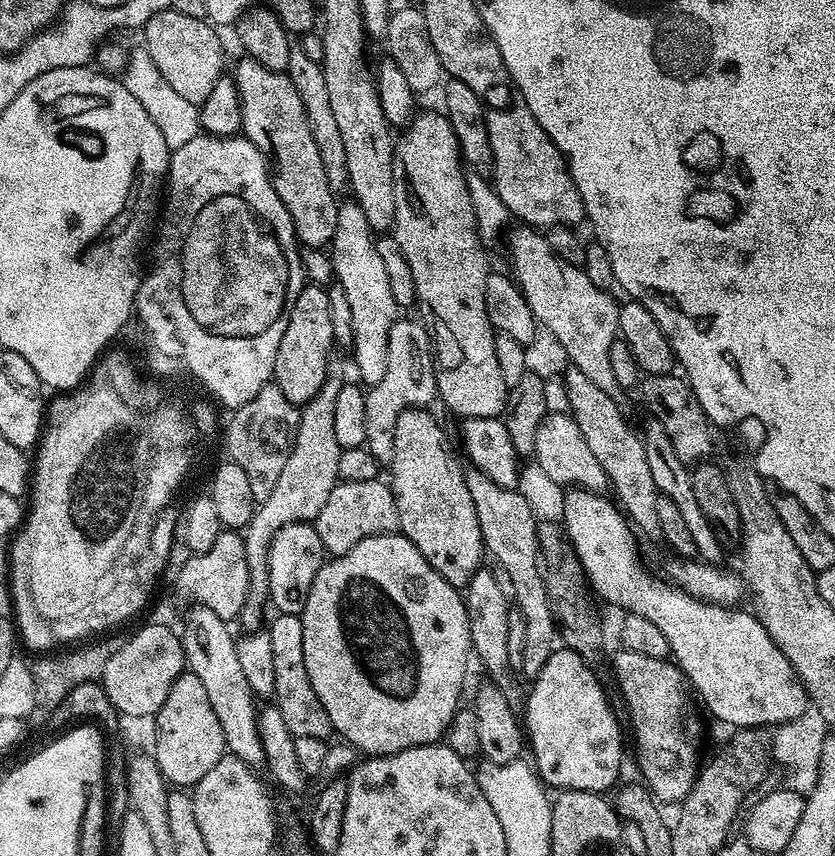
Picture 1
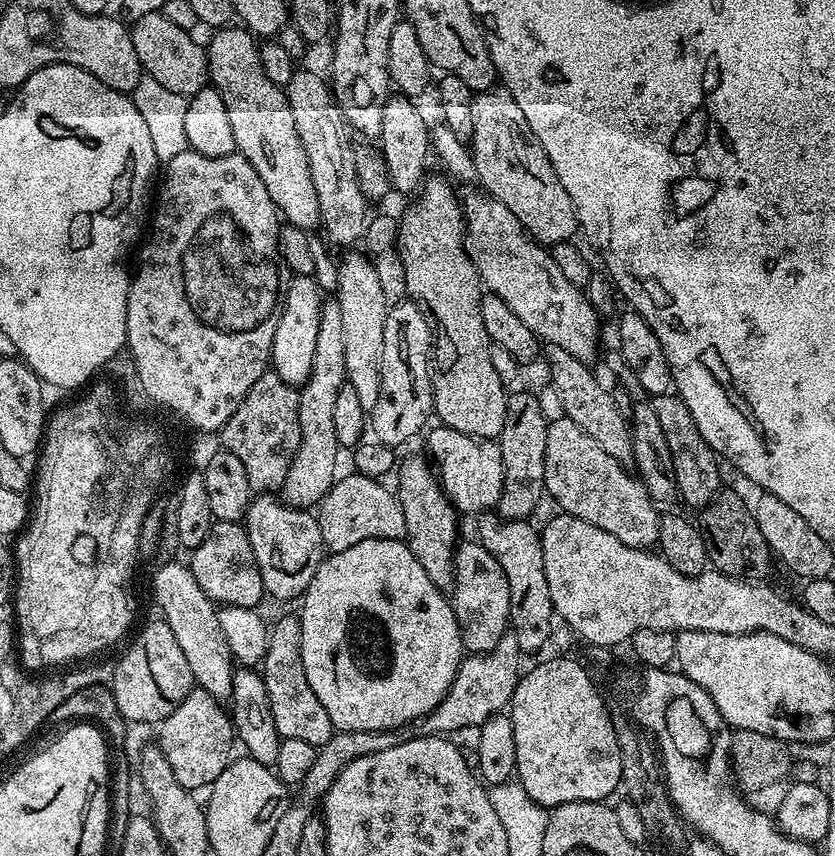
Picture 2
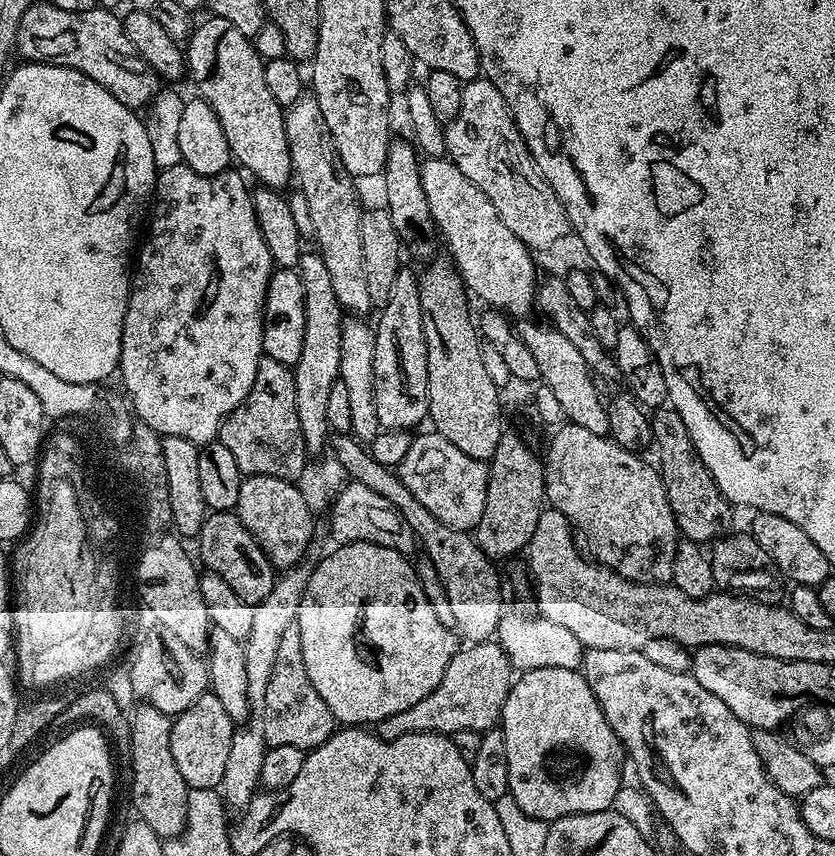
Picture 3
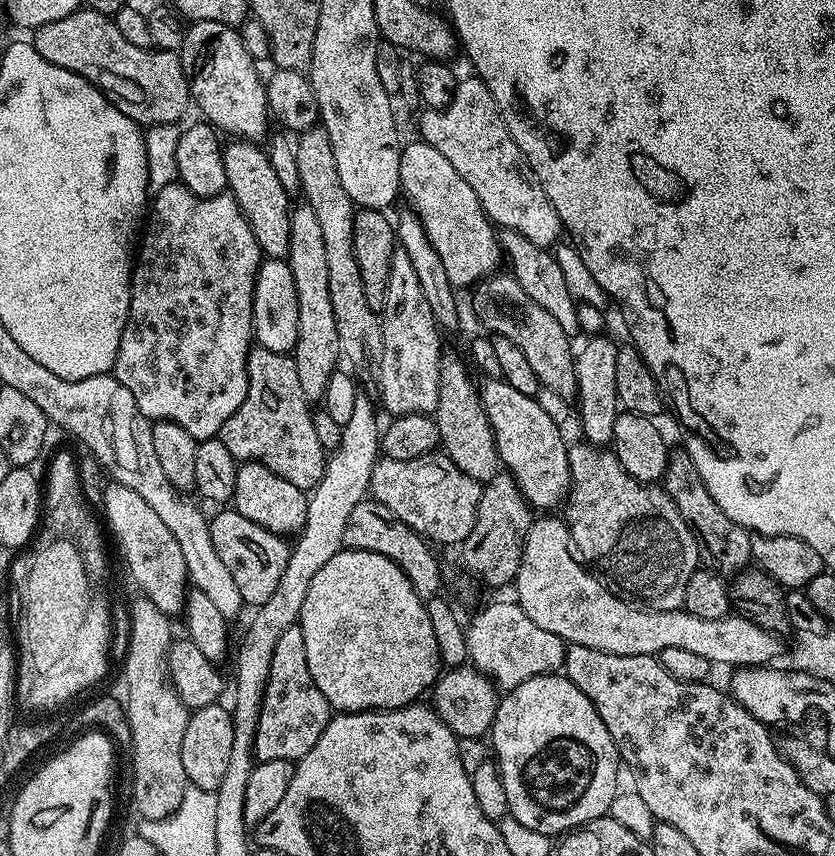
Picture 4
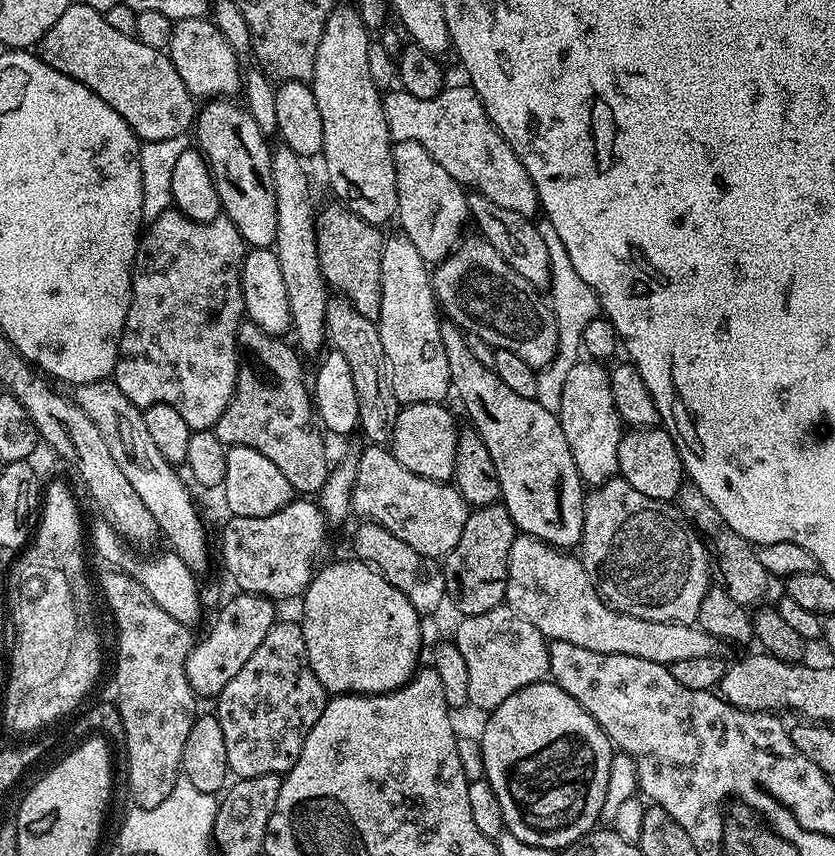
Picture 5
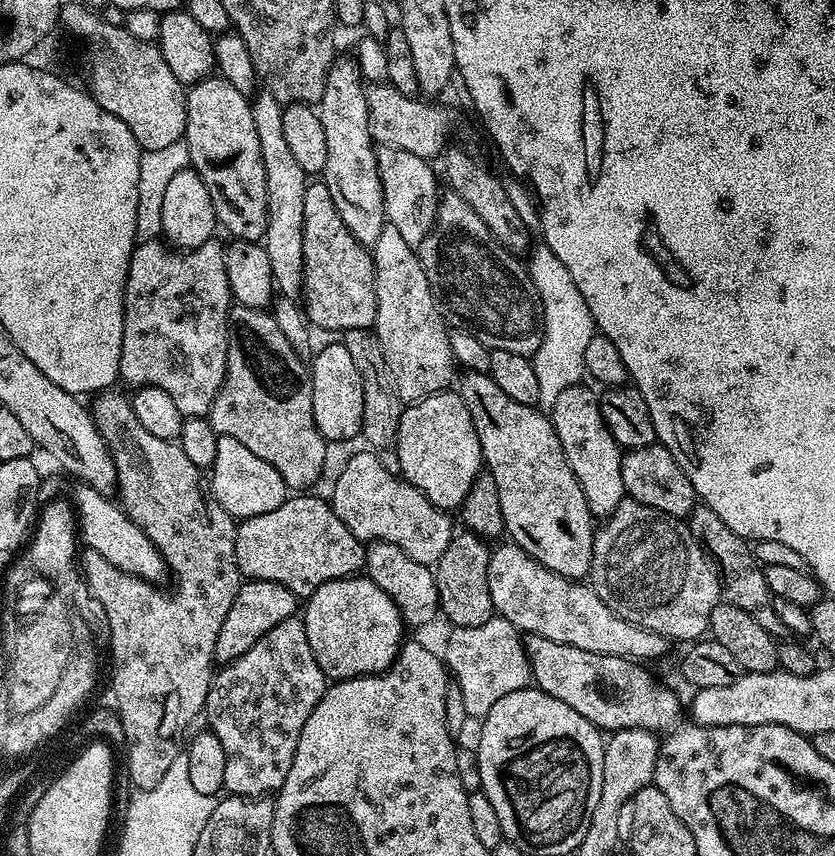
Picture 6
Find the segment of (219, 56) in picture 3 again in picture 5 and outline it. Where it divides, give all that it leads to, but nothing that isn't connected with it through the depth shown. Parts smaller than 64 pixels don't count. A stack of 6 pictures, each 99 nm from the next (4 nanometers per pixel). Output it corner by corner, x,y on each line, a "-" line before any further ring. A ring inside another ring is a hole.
211,19
175,21
166,51
174,70
178,70
178,78
186,82
186,90
193,98
232,98
241,91
241,57

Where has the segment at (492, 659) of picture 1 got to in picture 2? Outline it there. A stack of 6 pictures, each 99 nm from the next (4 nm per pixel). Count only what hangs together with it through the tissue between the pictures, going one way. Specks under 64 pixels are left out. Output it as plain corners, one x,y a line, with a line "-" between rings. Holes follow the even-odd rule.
461,541
455,554
455,590
450,597
467,653
487,655
508,631
509,583
498,560
479,541

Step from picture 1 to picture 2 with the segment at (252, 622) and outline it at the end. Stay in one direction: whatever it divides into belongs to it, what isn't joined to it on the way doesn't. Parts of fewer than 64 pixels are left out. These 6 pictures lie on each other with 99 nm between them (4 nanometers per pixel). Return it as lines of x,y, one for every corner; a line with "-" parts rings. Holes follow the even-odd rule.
328,298
320,305
318,338
314,345
314,366
310,378
299,389
298,422
300,423
300,445
294,462
290,462
290,474
279,488
279,495
285,504
311,509
319,505
324,495
332,489
338,479
336,455
342,452
338,434
334,434
334,405
338,399
338,390
346,383
346,349
342,310
335,298

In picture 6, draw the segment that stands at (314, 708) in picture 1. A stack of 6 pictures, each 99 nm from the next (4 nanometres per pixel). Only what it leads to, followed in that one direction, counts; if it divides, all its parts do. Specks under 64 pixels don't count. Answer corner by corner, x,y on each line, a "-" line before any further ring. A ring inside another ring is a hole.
299,615
286,618
286,622
278,622
278,626
274,626
266,635
258,638
258,642
254,642
254,646
250,646
250,650
246,650
246,654
242,654
237,660
233,660
231,664
221,667
213,675
212,683
208,689
208,700
204,703
204,712
206,717
208,716
207,727
218,738
218,742
222,742
222,750
226,750
225,793
234,796
264,798
269,794
275,794
280,791
280,787
286,782
286,774
290,774
290,766
294,762
294,754
298,750
298,738
302,734
302,726
306,726
306,718
310,718
314,706
318,706
325,687
325,674
314,658
314,650
310,650
310,638
306,638
306,626

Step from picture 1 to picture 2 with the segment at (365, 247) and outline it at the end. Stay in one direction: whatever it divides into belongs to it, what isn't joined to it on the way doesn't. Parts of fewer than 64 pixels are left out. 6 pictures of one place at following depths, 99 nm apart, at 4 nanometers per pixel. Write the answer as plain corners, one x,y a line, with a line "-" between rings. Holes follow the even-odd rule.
352,250
343,261
339,261
337,288
334,298
342,310
342,327
344,328
346,349
346,382
354,386
358,399
366,410
371,410
378,402
378,390
382,390
382,334
386,330
386,314
390,307
386,294
374,274
374,266
363,251

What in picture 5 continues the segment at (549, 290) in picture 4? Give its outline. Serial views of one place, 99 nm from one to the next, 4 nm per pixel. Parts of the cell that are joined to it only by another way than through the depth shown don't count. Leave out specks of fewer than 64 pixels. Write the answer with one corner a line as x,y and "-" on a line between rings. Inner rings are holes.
473,191
468,196
468,210
471,223
476,223
475,231
488,240
490,246
494,246
494,250
498,250
498,254
502,254
502,258
506,258
506,262
510,262
510,266
514,266
514,270
518,270
518,274
522,274
522,278
530,282
530,286
538,290
547,289
552,283
550,253
546,250
542,234
538,234
536,224
529,217
514,214
514,210
505,210
496,202
490,202
490,198
478,191

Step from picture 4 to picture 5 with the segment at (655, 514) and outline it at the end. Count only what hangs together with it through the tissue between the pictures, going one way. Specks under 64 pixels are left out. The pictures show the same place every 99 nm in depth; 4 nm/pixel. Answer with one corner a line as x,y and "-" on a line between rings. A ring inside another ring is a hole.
613,478
605,484
595,485
584,498
584,521
582,522
582,538
578,545
578,558
583,562
586,574
596,588
596,593
598,593
615,612
630,614
634,618
642,618
650,622
696,624
698,606
702,606
702,598
707,594
710,587
710,581
708,581
708,572
710,576
710,557
705,549
704,541
701,540
700,535
688,525
686,518
677,510
675,503
667,500
659,500
658,498
646,498
646,494
634,490
634,486
630,486
630,482
626,482
623,478

